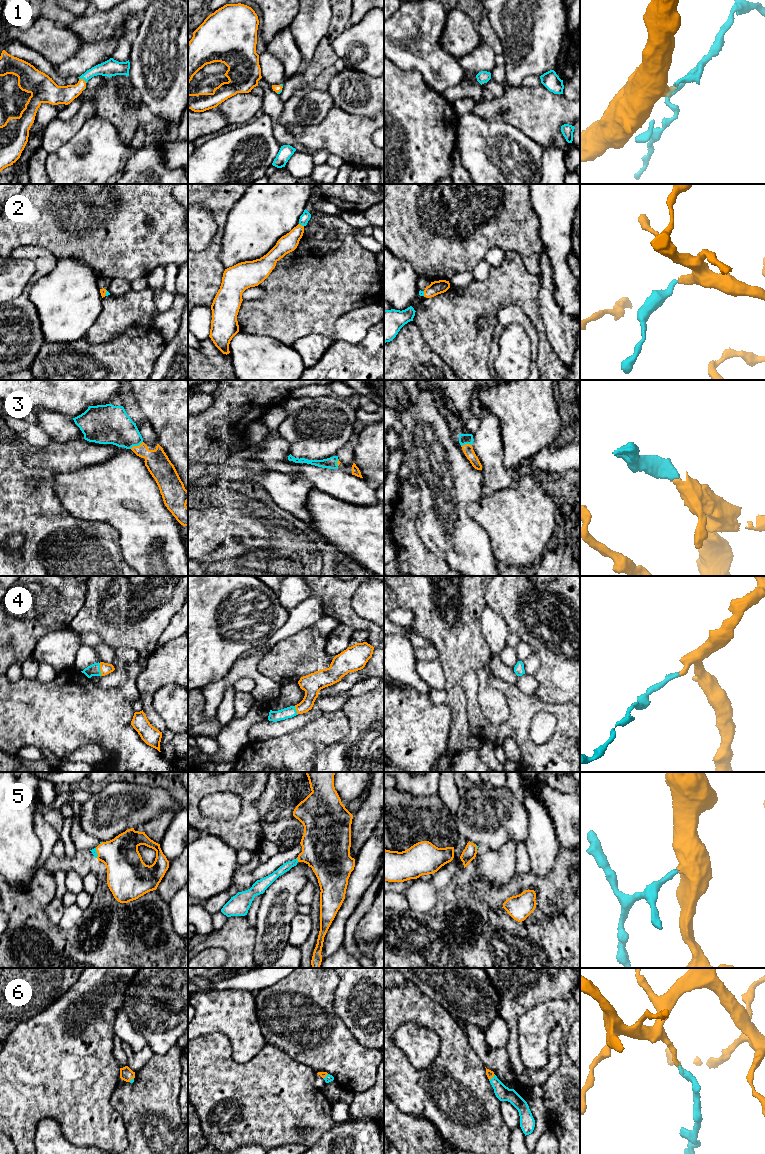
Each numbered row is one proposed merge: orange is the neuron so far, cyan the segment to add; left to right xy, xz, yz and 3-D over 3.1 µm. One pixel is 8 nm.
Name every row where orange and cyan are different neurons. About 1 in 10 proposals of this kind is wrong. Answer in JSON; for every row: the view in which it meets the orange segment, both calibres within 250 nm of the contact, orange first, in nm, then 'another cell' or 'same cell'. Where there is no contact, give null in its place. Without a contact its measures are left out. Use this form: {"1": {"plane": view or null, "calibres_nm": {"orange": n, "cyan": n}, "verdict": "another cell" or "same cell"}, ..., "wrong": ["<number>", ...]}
{"1": {"plane": "xy", "calibres_nm": {"orange": 150, "cyan": 140}, "verdict": "same cell"}, "2": {"plane": "xz", "calibres_nm": {"orange": 140, "cyan": 80}, "verdict": "same cell"}, "3": {"plane": "xy", "calibres_nm": {"orange": 190, "cyan": 280}, "verdict": "same cell"}, "4": {"plane": "xy", "calibres_nm": {"orange": 90, "cyan": 100}, "verdict": "same cell"}, "5": {"plane": "xz", "calibres_nm": {"orange": 380, "cyan": 70}, "verdict": "same cell"}, "6": {"plane": "yz", "calibres_nm": {"orange": 70, "cyan": 120}, "verdict": "same cell"}, "wrong": []}

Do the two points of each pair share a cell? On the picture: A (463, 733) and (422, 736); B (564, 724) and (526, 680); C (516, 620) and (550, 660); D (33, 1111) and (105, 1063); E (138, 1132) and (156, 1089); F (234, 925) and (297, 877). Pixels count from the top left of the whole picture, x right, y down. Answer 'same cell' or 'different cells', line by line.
A: different cells
B: different cells
C: same cell
D: same cell
E: same cell
F: different cells

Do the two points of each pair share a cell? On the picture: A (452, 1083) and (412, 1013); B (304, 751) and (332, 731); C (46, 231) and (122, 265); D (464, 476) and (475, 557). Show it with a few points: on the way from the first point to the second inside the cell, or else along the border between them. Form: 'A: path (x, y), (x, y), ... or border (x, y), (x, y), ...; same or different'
A: path (452, 1062), (452, 1039), (433, 1020); same
B: path (309, 743), (324, 731); same
C: path (65, 233), (78, 240), (97, 240), (103, 246); same
D: path (461, 496), (461, 537); same

